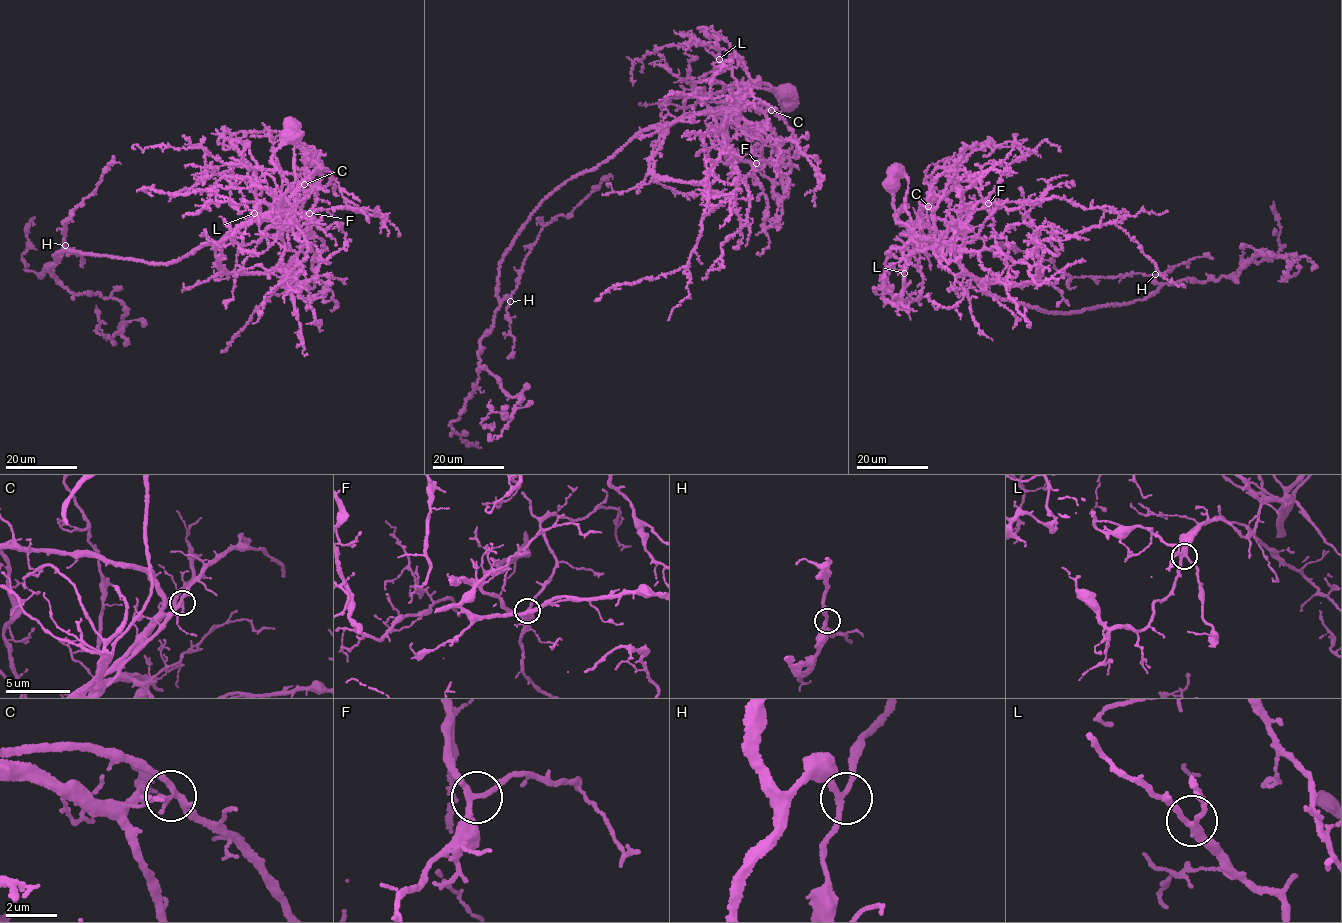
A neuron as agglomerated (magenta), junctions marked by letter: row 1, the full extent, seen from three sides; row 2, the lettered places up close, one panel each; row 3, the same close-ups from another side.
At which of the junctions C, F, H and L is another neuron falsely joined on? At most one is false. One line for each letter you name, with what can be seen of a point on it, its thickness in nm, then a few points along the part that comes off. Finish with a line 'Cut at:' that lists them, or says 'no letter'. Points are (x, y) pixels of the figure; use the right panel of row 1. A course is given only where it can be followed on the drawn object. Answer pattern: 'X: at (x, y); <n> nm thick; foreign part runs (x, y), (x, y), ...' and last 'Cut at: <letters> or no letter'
C: at (928, 206); 200 nm thick; foreign part runs (929, 206), (936, 238), (968, 275), (1035, 281), (1039, 242), (1107, 223), (1137, 243), (1165, 278), (1186, 286)
Cut at: C

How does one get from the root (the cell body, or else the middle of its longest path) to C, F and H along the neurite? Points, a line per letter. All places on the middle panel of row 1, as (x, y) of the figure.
C: (788, 101), (794, 104), (783, 108), (771, 89), (764, 88), (743, 95), (744, 102), (771, 110)
F: (788, 101), (794, 104), (783, 108), (771, 89), (753, 87), (734, 105), (744, 120), (756, 163)
H: (788, 101), (753, 87), (733, 106), (639, 131), (566, 180), (502, 259), (497, 293), (510, 301)

